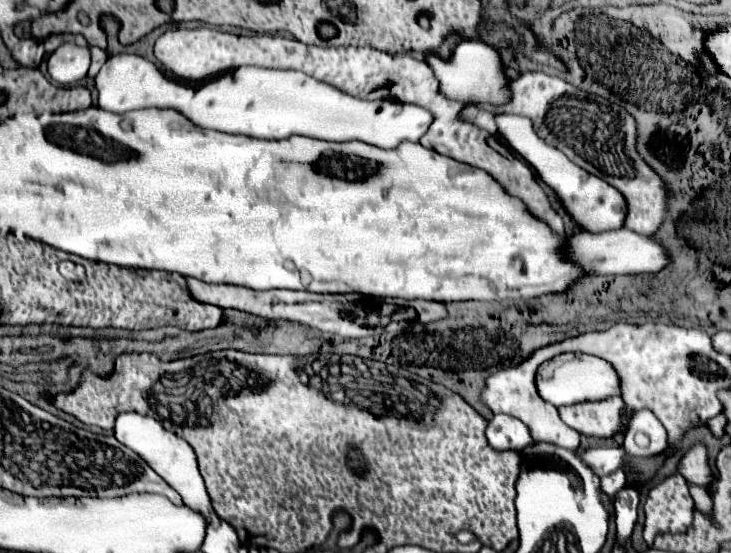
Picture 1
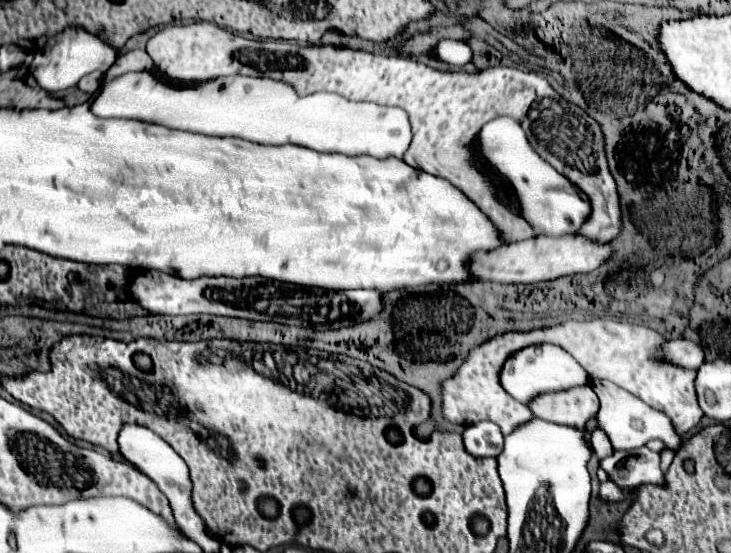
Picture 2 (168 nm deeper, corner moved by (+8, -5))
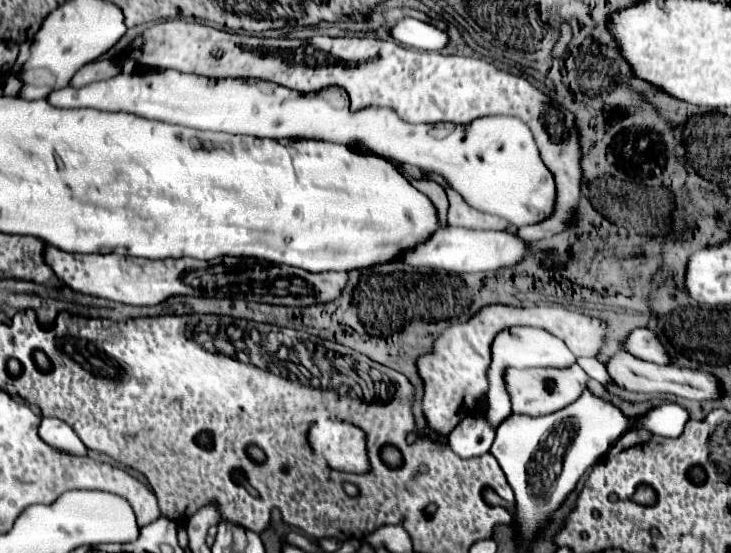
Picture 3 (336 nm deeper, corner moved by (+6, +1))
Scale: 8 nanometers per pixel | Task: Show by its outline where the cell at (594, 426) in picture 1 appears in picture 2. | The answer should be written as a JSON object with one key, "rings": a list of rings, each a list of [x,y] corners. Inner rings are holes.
{"rings":[[[583,386],[569,388],[567,392],[547,392],[545,396],[535,396],[535,400],[527,406],[531,406],[535,418],[583,430],[587,420],[597,416],[599,398],[591,386]]]}

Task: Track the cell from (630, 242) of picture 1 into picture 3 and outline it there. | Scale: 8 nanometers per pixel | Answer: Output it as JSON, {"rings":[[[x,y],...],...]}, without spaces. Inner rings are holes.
{"rings":[[[457,226],[441,228],[437,234],[433,234],[433,240],[429,238],[423,242],[423,246],[417,246],[413,254],[405,254],[403,262],[411,266],[429,266],[439,268],[455,274],[477,274],[477,272],[495,272],[501,268],[513,268],[521,264],[531,254],[529,240],[521,238],[517,232],[481,232],[481,230],[465,230]]]}

